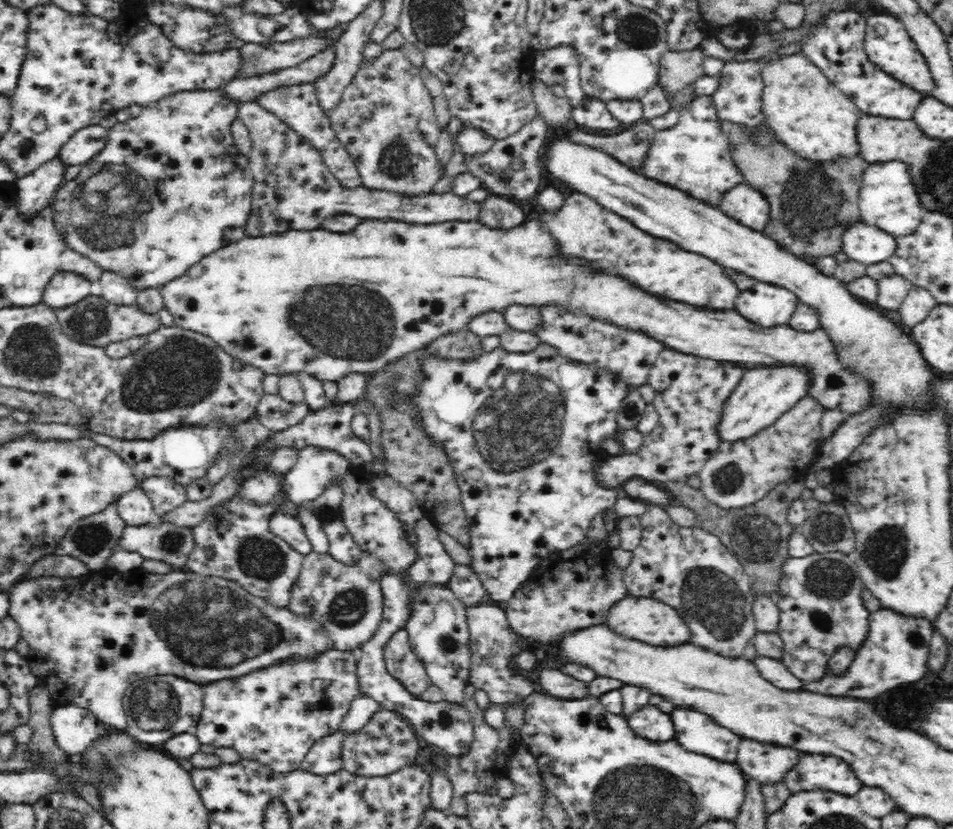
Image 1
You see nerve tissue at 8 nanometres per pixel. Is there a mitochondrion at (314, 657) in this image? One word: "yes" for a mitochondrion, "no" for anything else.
no

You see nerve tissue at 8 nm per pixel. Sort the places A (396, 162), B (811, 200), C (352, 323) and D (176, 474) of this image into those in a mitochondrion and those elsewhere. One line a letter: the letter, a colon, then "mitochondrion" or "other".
A: mitochondrion
B: mitochondrion
C: mitochondrion
D: other

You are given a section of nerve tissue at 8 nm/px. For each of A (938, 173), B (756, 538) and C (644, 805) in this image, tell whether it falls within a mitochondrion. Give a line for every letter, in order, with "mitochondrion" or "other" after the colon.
A: mitochondrion
B: mitochondrion
C: mitochondrion

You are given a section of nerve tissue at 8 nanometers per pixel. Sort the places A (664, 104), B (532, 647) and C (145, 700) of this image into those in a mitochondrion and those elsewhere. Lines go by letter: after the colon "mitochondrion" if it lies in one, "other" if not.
A: other
B: other
C: mitochondrion

